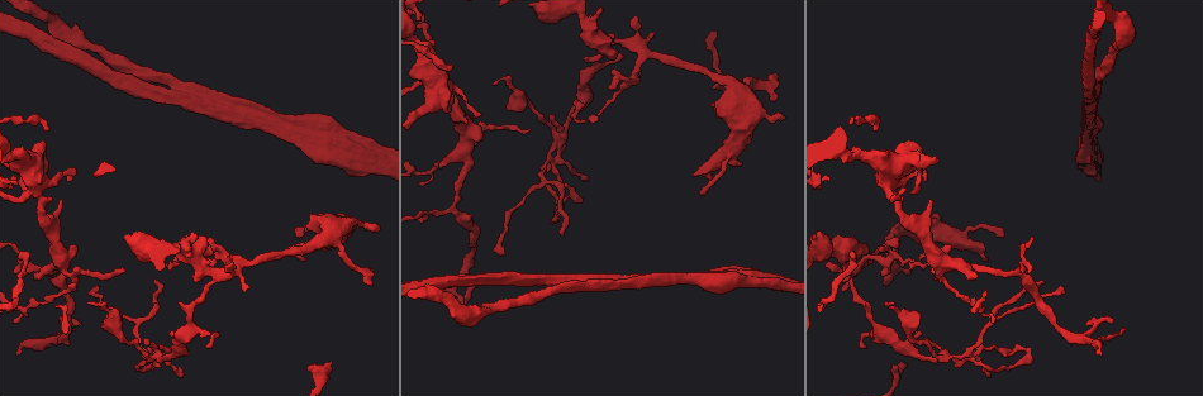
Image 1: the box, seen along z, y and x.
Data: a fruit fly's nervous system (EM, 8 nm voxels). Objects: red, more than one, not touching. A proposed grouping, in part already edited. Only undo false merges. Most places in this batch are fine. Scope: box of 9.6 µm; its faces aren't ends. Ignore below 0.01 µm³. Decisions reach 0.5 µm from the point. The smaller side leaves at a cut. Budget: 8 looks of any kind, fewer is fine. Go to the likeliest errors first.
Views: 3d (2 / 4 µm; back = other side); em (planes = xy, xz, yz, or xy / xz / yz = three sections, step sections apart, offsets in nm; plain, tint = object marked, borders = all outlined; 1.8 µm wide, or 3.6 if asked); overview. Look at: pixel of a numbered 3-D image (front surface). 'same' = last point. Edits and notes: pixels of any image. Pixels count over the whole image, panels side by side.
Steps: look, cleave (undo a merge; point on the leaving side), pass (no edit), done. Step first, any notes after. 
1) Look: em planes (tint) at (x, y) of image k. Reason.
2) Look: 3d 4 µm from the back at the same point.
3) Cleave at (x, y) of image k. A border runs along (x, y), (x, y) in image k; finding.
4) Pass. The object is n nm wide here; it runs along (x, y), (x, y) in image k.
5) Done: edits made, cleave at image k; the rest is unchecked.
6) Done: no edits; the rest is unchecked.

Look: 3d 4 µm at (192, 97) of image 1. Three arms meet.

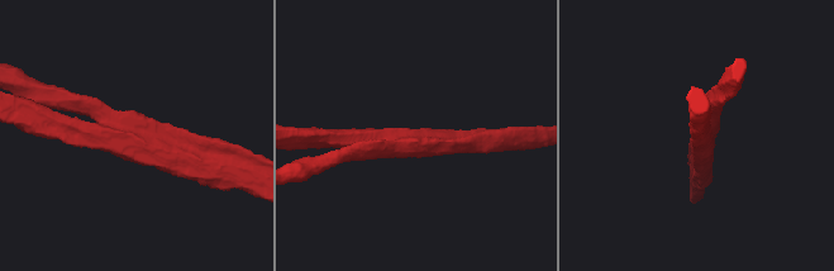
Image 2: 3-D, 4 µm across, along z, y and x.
Look: em planes (tint) at (132, 135) of image 2. 3 arms meet here; the arms are 220, 300, 320 nm wide; need the tissue.

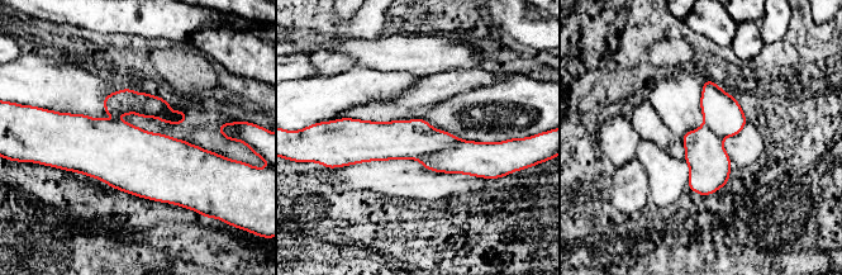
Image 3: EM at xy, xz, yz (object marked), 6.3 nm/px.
Cleave at (476, 159) of image 3. Two cells meet here.

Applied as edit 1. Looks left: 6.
Look: 3d 2 µm at (467, 134) of image 1. Calibre changes.

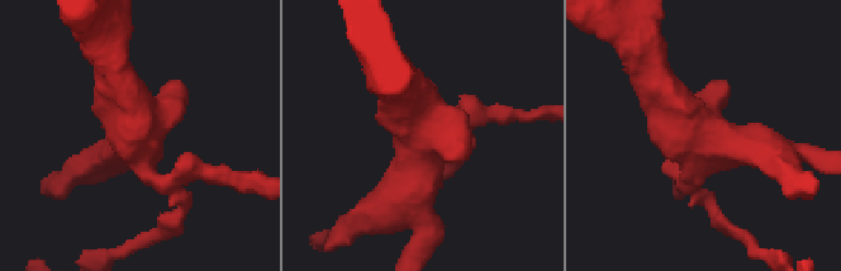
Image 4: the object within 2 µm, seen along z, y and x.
Look: em 3.6 µm planes (tint) at (140, 138) of image 4.

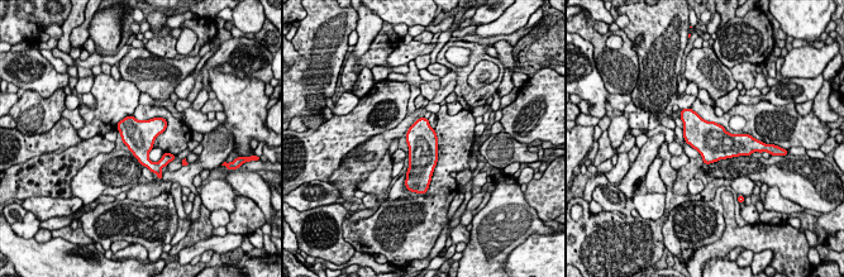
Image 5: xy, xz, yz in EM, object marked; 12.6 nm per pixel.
Pass. The object is 380 nm wide here; one cell here.

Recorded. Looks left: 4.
Look: em xz step 8 (tint) at (557, 162) of image 1.

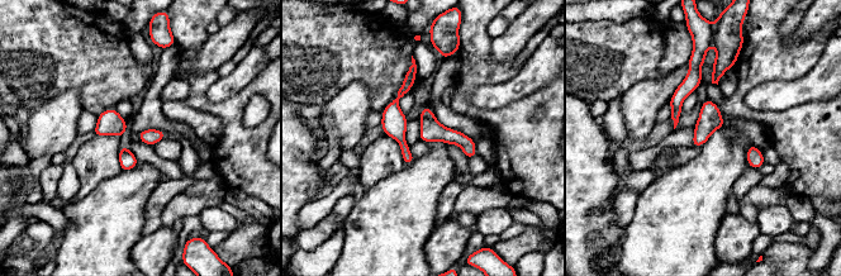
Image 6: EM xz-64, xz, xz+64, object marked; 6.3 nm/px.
Look: em planes (tint) at the same point. Another direction.

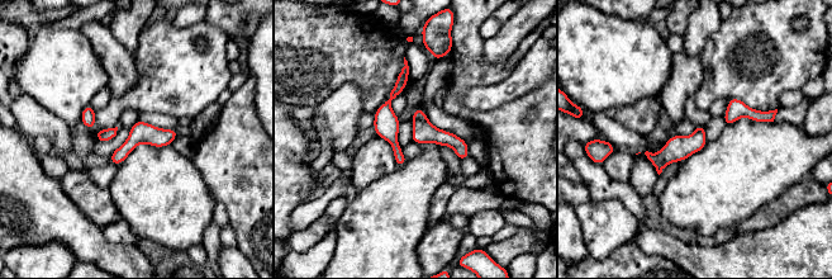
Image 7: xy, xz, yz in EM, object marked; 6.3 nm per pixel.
Pass. It runs along (174, 133), (138, 136), (113, 160) in image 7; continuous, no second cell.

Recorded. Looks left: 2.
Done: edits made, cleave at image 3; the rest is unchecked.

